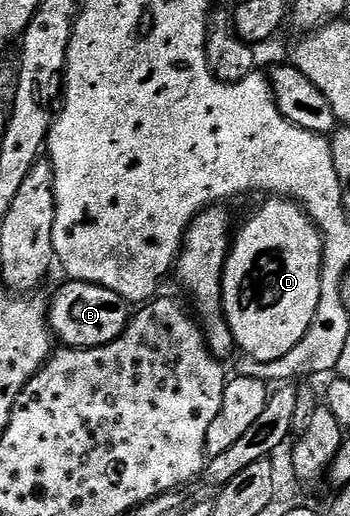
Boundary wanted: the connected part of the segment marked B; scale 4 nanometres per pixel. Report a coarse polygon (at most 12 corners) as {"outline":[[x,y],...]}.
{"outline":[[70,280],[48,304],[66,348],[110,344],[132,319],[120,294]]}

